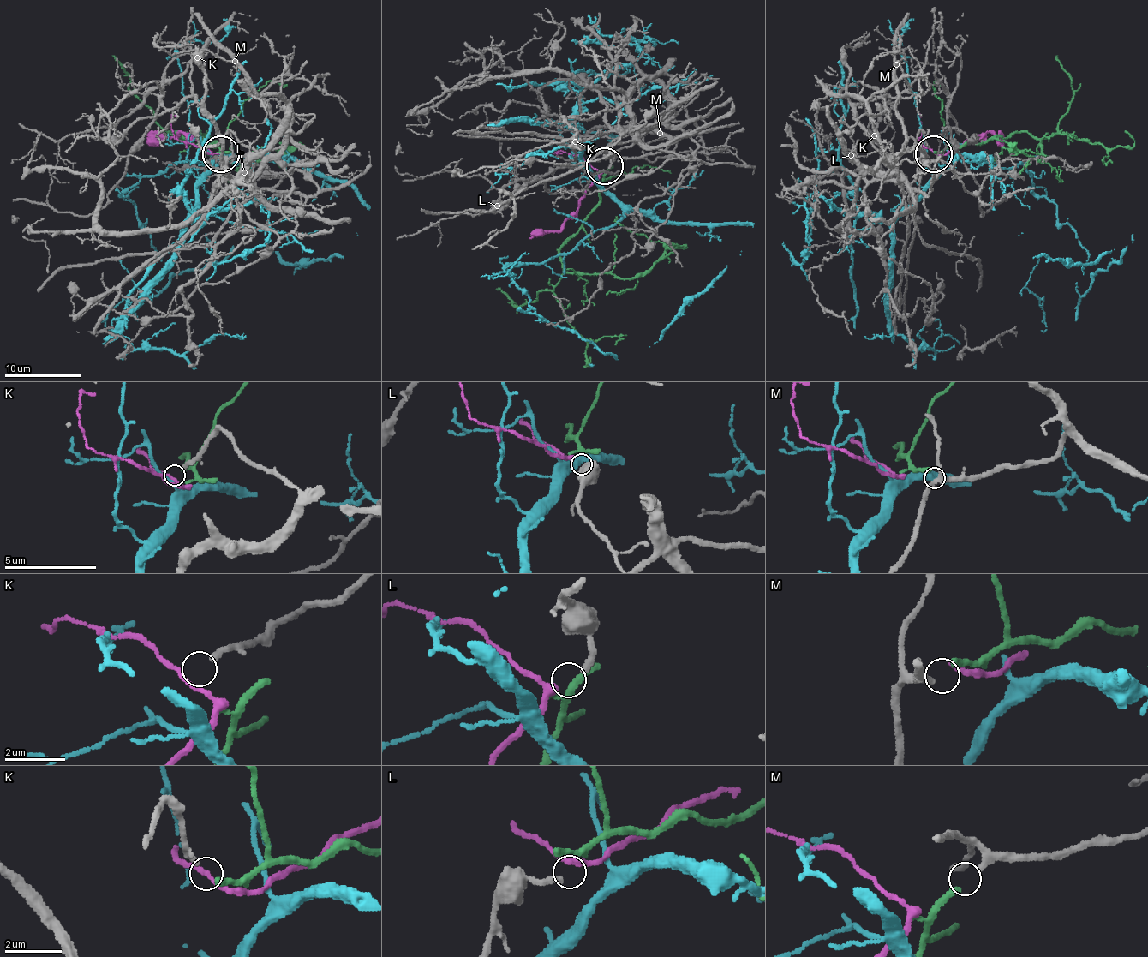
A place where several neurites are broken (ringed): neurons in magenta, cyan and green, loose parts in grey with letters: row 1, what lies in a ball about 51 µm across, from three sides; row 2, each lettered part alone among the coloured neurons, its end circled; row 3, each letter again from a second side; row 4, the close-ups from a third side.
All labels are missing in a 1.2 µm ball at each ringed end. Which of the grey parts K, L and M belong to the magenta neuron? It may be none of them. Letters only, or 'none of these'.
L

